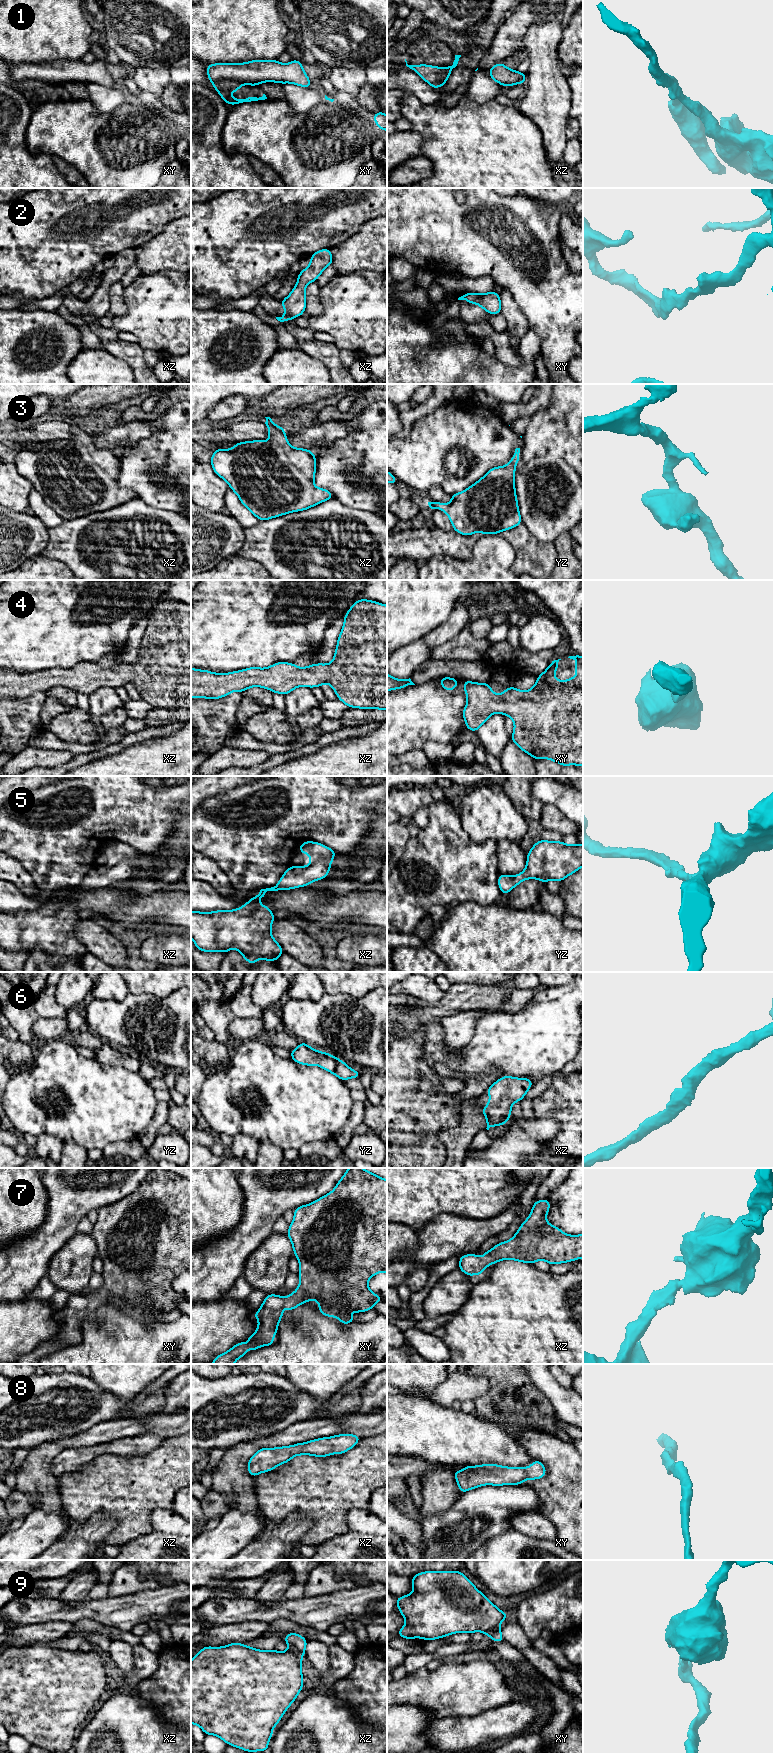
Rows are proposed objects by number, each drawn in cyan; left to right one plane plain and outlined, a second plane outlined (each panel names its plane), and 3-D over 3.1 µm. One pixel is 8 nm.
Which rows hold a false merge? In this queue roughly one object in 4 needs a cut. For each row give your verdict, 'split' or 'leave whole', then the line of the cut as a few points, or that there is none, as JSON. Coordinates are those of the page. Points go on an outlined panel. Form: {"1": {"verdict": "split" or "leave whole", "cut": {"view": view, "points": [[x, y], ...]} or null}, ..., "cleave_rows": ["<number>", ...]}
{"1": {"verdict": "split", "cut": {"view": "xy", "points": [[244, 82], [218, 80], [213, 84]]}}, "2": {"verdict": "leave whole", "cut": null}, "3": {"verdict": "leave whole", "cut": null}, "4": {"verdict": "leave whole", "cut": null}, "5": {"verdict": "leave whole", "cut": null}, "6": {"verdict": "leave whole", "cut": null}, "7": {"verdict": "leave whole", "cut": null}, "8": {"verdict": "leave whole", "cut": null}, "9": {"verdict": "split", "cut": {"view": "xz", "points": [[290, 1647], [294, 1648], [301, 1655]]}}, "cleave_rows": ["1", "9"]}

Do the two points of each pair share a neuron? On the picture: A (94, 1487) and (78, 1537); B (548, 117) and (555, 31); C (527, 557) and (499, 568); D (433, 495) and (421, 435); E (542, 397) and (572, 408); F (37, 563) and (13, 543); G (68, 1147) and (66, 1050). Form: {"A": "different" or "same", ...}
{"A": "different", "B": "same", "C": "different", "D": "different", "E": "different", "F": "different", "G": "different"}

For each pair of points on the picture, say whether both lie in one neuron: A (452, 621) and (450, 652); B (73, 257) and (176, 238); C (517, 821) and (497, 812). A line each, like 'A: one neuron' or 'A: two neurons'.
A: two neurons
B: two neurons
C: one neuron

